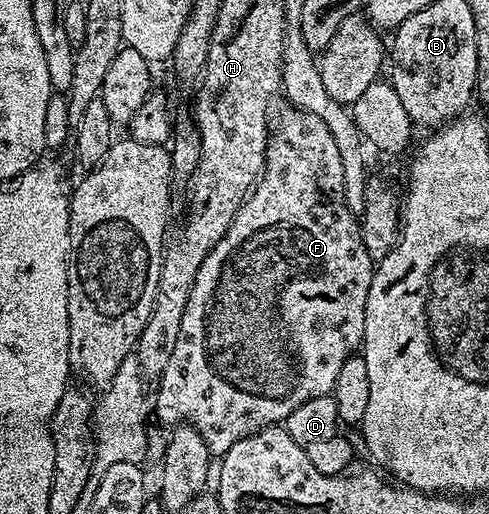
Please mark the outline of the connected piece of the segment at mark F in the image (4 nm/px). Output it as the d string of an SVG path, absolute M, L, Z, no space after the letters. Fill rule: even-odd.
M286 105L284 109L285 110L279 111L278 114L276 111L275 121L271 126L271 137L267 151L267 165L265 169L261 171L261 177L257 179L257 185L253 187L249 197L241 203L235 220L231 220L227 232L221 237L219 244L215 244L215 248L211 248L211 252L207 252L203 264L199 264L199 272L195 272L195 284L191 288L191 296L187 296L187 308L183 308L183 324L179 324L179 340L175 340L175 352L171 352L171 360L167 360L167 368L161 373L159 379L161 388L157 392L157 398L155 394L156 421L165 428L176 428L184 425L193 427L193 429L199 432L199 436L203 436L209 453L213 456L224 456L239 439L250 438L251 435L258 434L258 432L265 430L269 426L284 423L285 418L291 416L291 412L295 412L295 408L299 408L299 404L303 404L307 400L318 398L324 394L332 395L333 385L339 376L339 368L343 368L343 364L347 364L347 360L354 357L354 355L362 349L365 341L367 292L371 292L371 276L375 269L375 261L372 256L370 256L361 239L361 228L358 219L356 217L353 219L353 214L349 211L348 204L345 203L345 177L347 177L345 161L343 160L343 156L339 156L339 144L335 144L335 136L331 136L327 124L323 124L323 120L319 120L319 116L311 116L311 112L307 112L295 106Z

